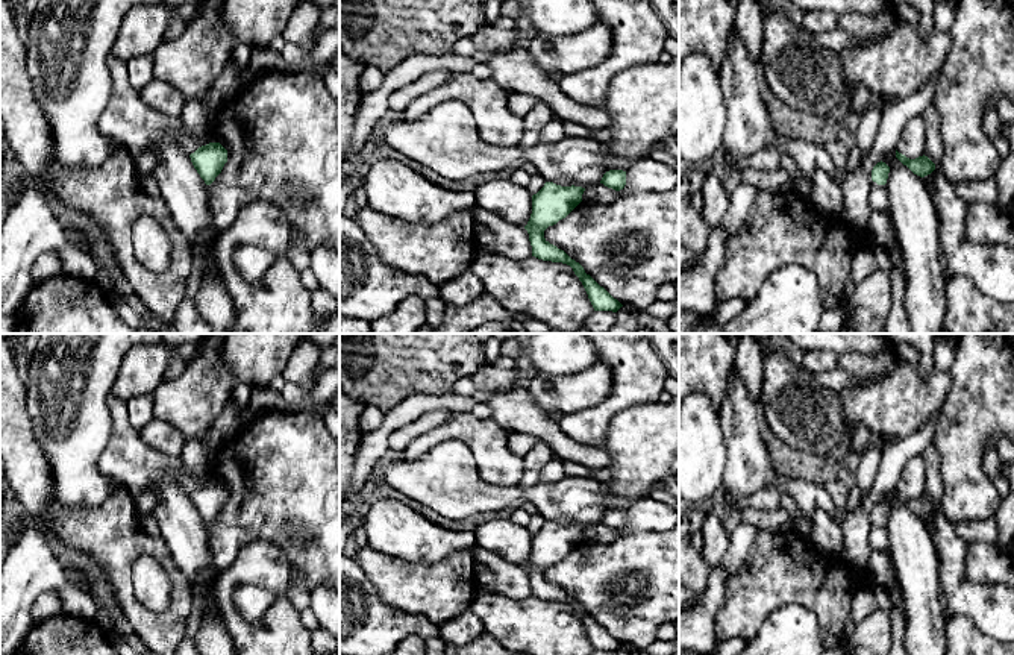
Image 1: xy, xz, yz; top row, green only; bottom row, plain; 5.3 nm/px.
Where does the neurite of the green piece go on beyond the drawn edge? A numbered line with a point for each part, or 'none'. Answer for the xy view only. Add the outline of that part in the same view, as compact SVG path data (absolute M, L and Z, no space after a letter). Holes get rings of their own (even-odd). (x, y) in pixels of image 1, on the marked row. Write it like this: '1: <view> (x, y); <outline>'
none

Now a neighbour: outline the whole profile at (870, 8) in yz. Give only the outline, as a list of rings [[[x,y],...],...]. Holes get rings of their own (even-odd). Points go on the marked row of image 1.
[[[791,0],[802,11],[829,11],[837,15],[846,12],[858,12],[873,17],[879,12],[887,12],[891,6],[887,0]]]

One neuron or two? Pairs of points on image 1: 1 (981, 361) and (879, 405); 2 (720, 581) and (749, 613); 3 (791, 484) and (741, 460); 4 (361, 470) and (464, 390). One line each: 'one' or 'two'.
1: two
2: two
3: one
4: two

